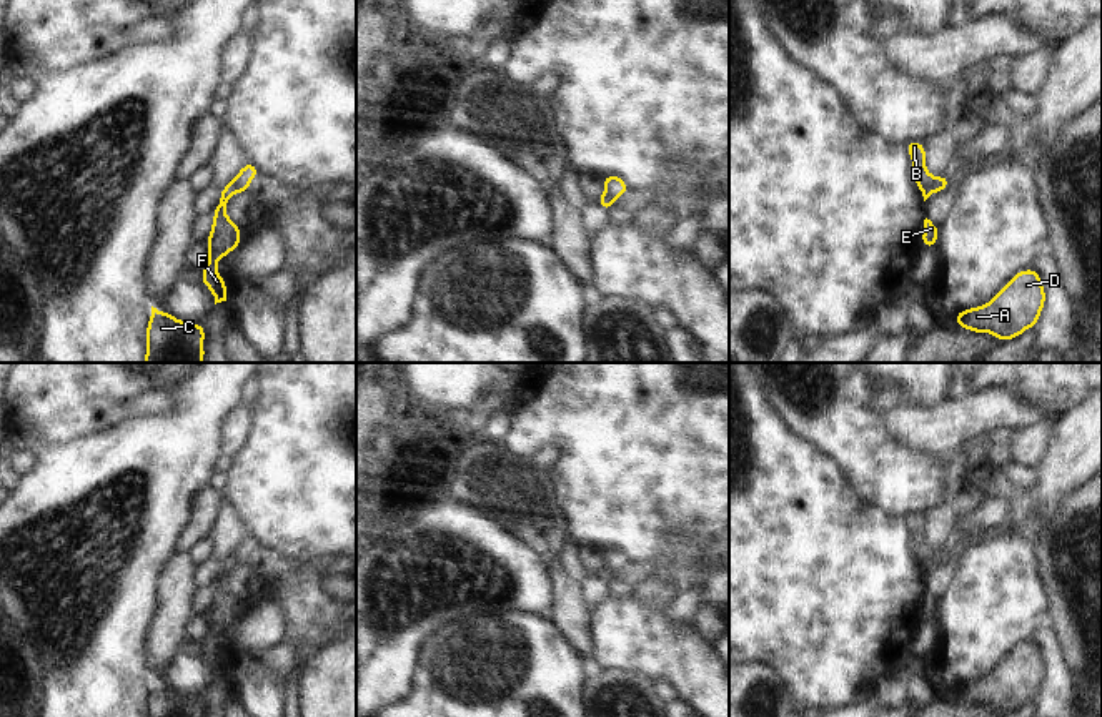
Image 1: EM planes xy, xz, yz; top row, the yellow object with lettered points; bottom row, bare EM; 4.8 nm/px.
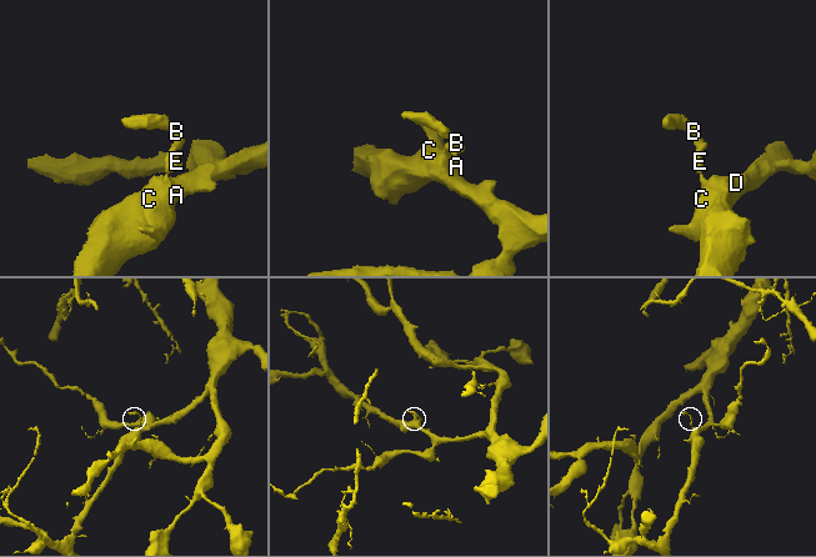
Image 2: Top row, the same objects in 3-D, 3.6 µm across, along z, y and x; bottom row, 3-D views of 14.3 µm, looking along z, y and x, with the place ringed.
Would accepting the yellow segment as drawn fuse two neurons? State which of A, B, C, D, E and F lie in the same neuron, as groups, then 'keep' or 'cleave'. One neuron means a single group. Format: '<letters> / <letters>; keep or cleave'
A C D E F / B; cleave

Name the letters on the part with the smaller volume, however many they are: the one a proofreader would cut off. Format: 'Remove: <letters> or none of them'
Remove: B

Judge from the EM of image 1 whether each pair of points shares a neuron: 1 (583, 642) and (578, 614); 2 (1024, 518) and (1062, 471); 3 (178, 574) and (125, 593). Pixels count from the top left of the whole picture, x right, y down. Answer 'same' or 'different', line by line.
1: same
2: same
3: different

